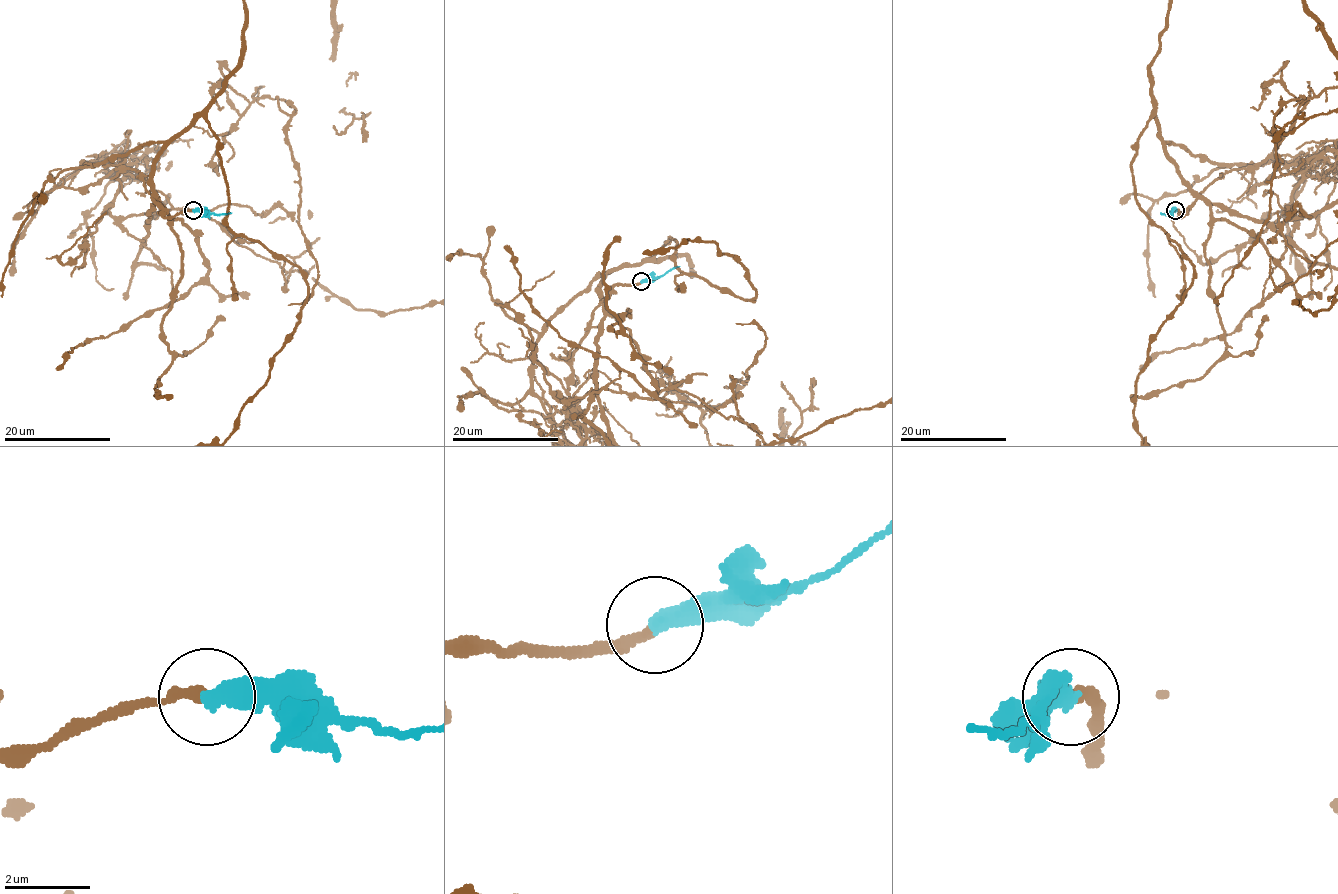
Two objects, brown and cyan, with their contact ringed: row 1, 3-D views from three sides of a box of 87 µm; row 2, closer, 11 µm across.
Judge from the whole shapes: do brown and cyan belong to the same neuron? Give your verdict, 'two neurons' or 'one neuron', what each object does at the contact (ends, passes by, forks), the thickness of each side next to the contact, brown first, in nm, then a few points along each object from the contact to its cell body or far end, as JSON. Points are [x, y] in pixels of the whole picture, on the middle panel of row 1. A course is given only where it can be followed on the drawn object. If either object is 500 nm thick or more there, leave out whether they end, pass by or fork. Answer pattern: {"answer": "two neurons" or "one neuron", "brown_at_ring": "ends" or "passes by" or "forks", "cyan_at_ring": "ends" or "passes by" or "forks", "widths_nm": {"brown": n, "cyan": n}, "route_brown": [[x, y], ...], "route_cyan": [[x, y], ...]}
{"answer": "one neuron", "brown_at_ring": "ends", "cyan_at_ring": "ends", "widths_nm": {"brown": 240, "cyan": 440}, "route_cyan": [[641, 281], [655, 280], [679, 267]]}

